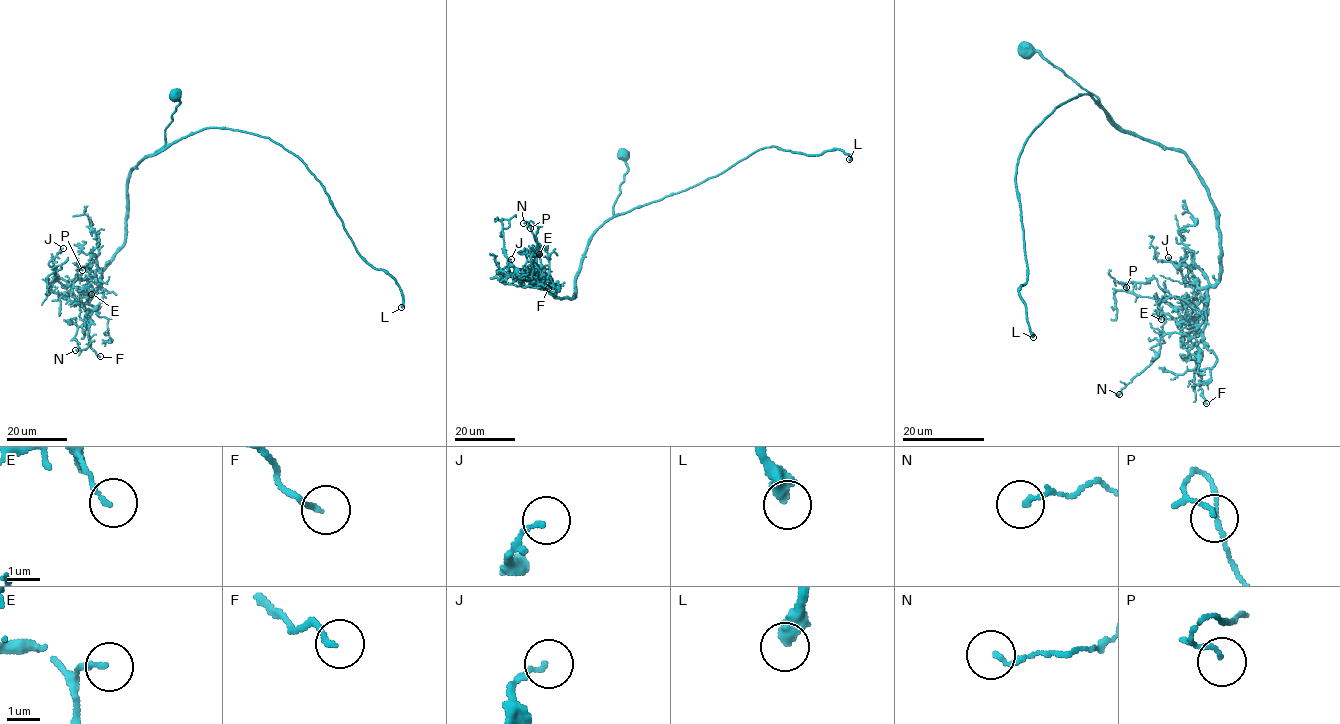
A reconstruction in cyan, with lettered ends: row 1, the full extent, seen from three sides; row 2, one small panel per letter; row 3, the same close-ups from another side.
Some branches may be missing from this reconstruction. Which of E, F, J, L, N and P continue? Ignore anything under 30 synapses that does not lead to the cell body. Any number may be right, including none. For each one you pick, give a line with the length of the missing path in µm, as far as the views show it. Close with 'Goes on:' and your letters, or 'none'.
L: 70 µm
Goes on: L

